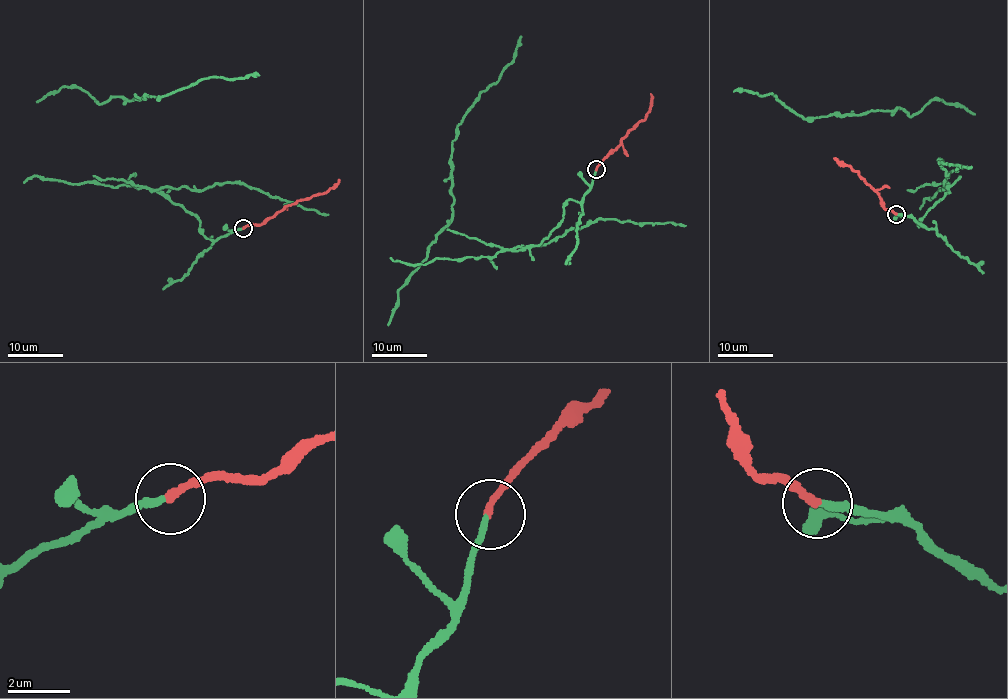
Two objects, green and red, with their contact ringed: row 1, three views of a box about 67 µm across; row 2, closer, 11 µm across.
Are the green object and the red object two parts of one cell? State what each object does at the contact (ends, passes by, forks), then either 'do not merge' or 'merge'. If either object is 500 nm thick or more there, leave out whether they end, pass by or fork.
green ends there; red ends there; do not merge

